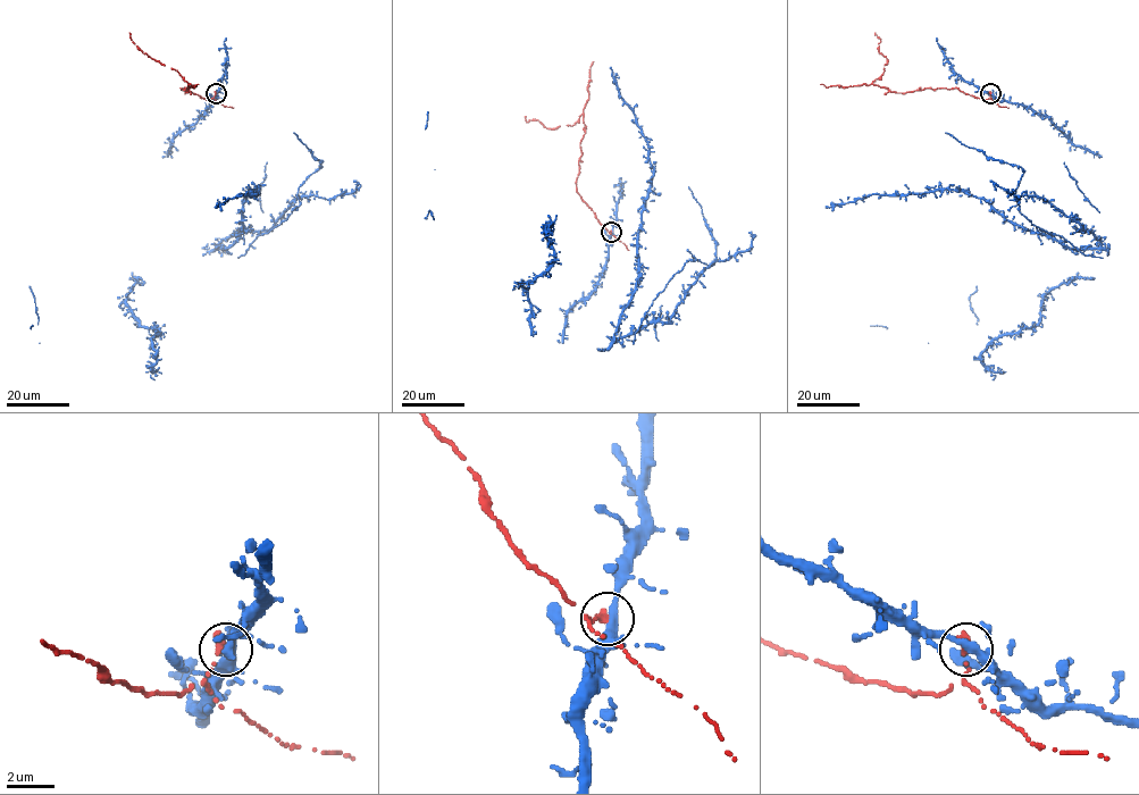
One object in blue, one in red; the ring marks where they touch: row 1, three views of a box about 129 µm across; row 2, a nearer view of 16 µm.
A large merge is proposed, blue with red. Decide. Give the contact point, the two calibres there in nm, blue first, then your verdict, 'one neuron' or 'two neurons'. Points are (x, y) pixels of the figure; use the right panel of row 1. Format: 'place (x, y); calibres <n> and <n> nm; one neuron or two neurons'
place (990, 93); calibres 360 and 400 nm; one neuron

